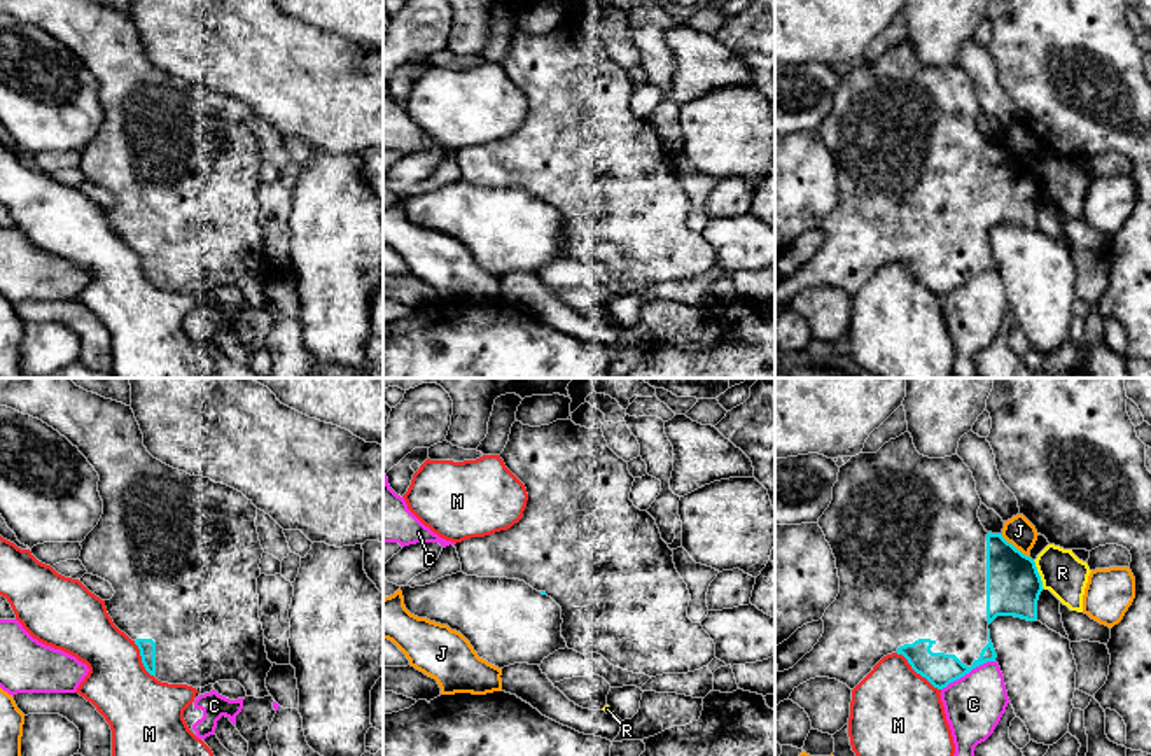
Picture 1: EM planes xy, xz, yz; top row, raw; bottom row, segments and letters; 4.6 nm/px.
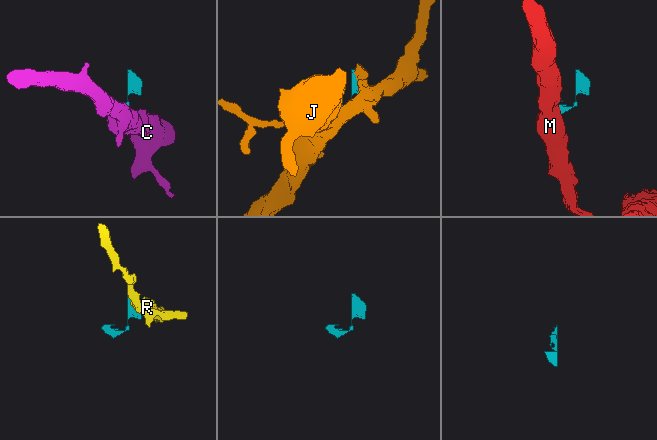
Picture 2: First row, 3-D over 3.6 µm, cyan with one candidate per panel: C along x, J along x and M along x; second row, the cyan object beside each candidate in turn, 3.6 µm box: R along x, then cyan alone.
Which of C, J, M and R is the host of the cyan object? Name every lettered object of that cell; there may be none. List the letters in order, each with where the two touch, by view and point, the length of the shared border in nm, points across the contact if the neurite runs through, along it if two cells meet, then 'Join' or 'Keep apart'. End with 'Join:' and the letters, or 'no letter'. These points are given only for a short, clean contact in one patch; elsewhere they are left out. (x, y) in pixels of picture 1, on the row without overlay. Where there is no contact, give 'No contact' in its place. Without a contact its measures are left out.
C: Touches cyan at yz (968, 280). Shared border 280 nm. Keep apart
J: Touches cyan at yz (1013, 154). Shared border 170 nm. Keep apart
M: Touches cyan at yz (917, 280). Shared border 280 nm. Keep apart
R: Touches cyan at yz (1038, 182). Shared border 150 nm. Keep apart
Join: no letter

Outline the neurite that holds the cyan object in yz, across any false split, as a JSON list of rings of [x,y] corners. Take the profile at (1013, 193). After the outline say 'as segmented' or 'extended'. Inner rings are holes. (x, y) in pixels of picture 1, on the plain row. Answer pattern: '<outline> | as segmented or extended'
[[[906,38],[876,61],[859,61],[840,75],[833,108],[819,126],[836,166],[840,201],[826,217],[824,242],[792,276],[775,284],[775,313],[815,285],[829,285],[854,298],[887,262],[903,262],[911,276],[934,296],[943,298],[973,276],[995,270],[988,233],[997,224],[1037,228],[1043,196],[1036,170],[1008,150],[1002,142],[987,140],[978,126],[981,107],[973,80],[959,63],[929,66],[917,60]]] | extended

